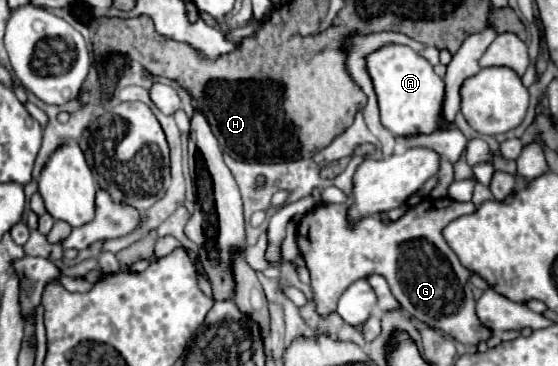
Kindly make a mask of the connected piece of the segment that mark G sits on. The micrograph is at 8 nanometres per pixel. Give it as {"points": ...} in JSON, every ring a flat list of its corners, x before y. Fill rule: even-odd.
{"points":[[425,198,423,202,409,208,399,220,391,222,389,226,385,226,377,216,369,216,369,218,361,220,355,228,349,228,347,226,347,204,321,204,321,206,313,208,311,212,307,212,303,216,303,220,297,226,297,244,307,262,309,274,311,274,311,288,313,288,313,296,315,296,313,300,317,302,317,310,321,314,333,312,339,296,347,290,349,284,377,272,377,274,385,276,397,302,419,322,427,324,429,328,443,330,445,334,449,334,451,338,455,338,461,344,477,346,481,340,483,342,489,340,491,330,487,330,487,326,483,326,479,322,479,318,475,314,475,298,473,298,471,288,467,286,473,272,467,270,459,262,457,254,449,248,447,240,443,238,443,228,449,222,453,222,455,218,465,216,465,214,475,214,475,210,477,210,477,206,473,202,457,202,453,198,439,198,439,200]]}

